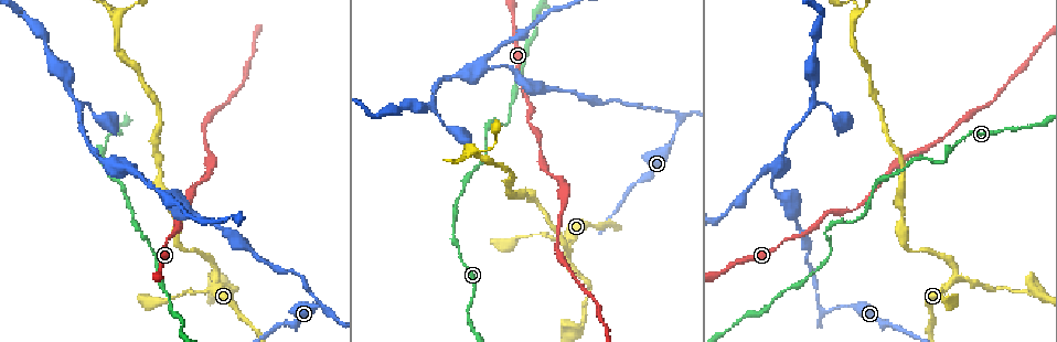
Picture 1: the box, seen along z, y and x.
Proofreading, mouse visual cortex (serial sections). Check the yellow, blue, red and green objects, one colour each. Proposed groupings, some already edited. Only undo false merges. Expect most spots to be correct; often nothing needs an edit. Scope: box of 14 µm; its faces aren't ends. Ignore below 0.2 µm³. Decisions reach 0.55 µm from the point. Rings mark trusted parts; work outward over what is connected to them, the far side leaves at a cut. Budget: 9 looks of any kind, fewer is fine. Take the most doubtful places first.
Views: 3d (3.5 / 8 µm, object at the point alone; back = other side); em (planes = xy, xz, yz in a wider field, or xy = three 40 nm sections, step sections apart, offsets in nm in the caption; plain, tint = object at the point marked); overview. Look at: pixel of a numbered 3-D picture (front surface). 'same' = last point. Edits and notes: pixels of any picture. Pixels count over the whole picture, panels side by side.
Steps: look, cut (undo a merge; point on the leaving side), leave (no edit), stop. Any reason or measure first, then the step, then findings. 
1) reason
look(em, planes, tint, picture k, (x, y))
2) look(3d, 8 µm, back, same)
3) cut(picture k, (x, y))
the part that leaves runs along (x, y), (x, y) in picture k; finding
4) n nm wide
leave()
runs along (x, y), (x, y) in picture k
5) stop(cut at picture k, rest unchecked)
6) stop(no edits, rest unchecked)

look(3d, 8 µm, picture 1, (679, 118))

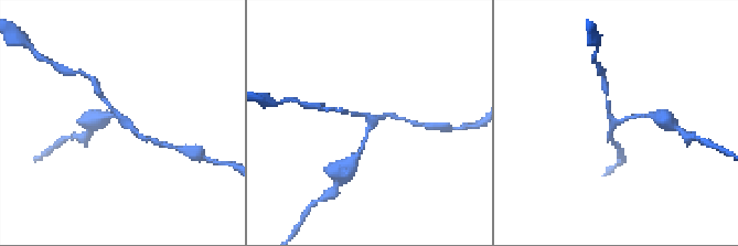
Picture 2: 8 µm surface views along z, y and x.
closer look
look(3d, 3.5 µm, picture 2, (616, 121))

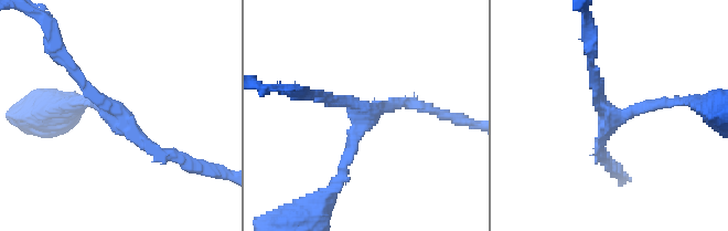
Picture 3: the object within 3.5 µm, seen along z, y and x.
arms of 150, 150, 150 nm
leave()
runs along (684, 100), (610, 113), (590, 65) in picture 3; one cell here

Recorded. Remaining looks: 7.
a fork
look(3d, 3.5 µm, picture 1, (125, 166))

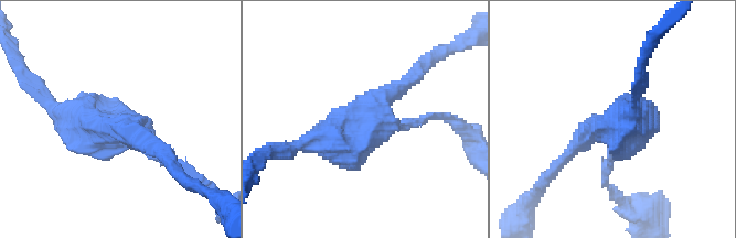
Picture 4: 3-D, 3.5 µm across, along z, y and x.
3 arms; arms of 150, 200, 500 nm
look(em, planes, tint, picture 4, (125, 130))

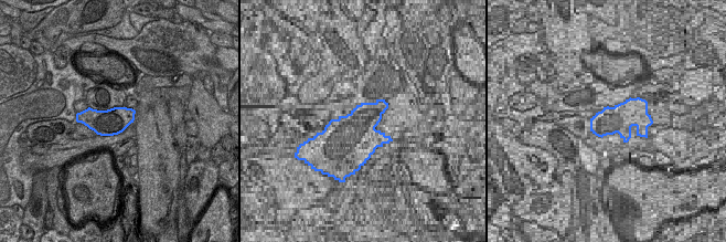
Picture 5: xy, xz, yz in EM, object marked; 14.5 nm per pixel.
leave()
runs along (183, 169), (128, 128), (57, 111) in picture 4; continuous, no second cell

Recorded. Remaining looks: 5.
a narrow waist
look(3d, 3.5 µm, picture 1, (933, 163))

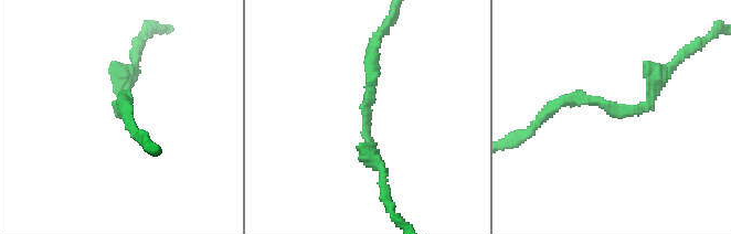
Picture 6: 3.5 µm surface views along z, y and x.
look(em, xy, step 2, tint, picture 6, (368, 117))

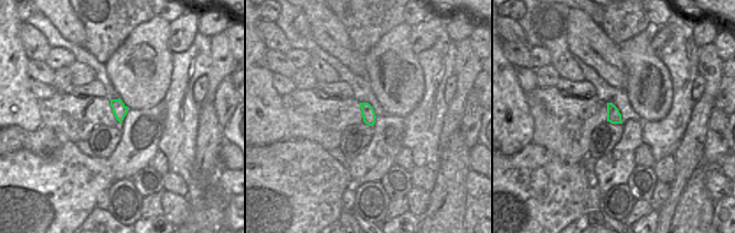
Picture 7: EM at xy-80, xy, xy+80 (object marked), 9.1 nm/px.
leave()
runs along (381, 167), (364, 136), (371, 51) in picture 6; all the same cell

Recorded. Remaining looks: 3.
arms part here
look(3d, 3.5 µm, back, picture 1, (216, 274))

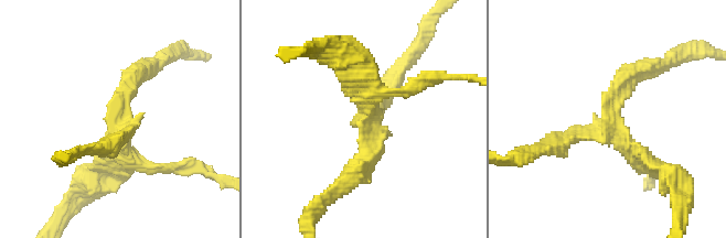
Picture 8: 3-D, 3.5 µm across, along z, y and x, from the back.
look(em, xy, step 1, tint, picture 8, (367, 118))

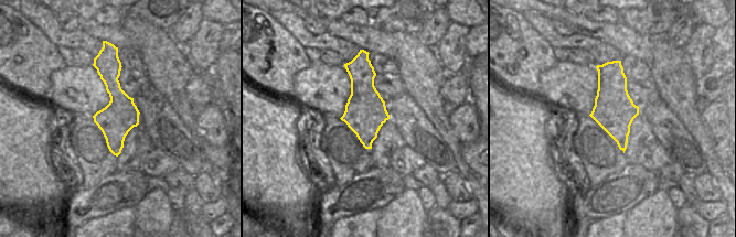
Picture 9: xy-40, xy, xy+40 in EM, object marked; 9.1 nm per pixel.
3 arms
leave()
runs along (110, 58), (116, 152) in picture 9; all the same cell

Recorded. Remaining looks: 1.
stop(no edits, rest unchecked)

